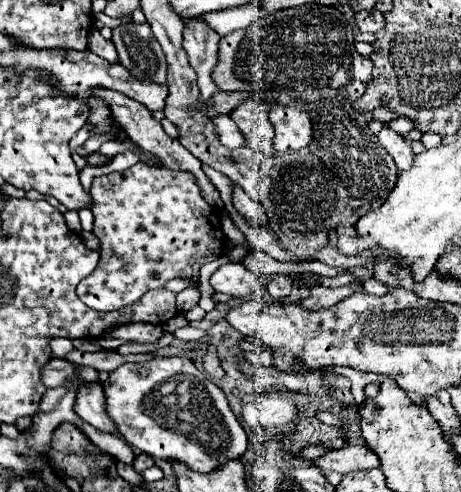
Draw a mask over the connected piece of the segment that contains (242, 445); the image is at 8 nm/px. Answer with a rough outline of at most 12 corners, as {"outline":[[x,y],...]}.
{"outline":[[187,357],[125,363],[107,415],[139,453],[213,473],[247,451]]}

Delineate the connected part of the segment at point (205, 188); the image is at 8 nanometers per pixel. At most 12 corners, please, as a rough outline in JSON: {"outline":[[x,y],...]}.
{"outline":[[91,91],[143,151],[187,171],[203,199],[223,209],[199,159],[163,131],[151,111],[115,91]]}

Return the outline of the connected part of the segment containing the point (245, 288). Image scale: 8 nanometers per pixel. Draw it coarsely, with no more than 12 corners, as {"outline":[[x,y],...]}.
{"outline":[[243,263],[221,265],[209,277],[215,291],[249,297],[261,281]]}

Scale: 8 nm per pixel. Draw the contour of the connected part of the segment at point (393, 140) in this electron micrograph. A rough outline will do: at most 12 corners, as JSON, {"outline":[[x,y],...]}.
{"outline":[[383,127],[381,147],[393,157],[399,171],[413,165],[411,145]]}

